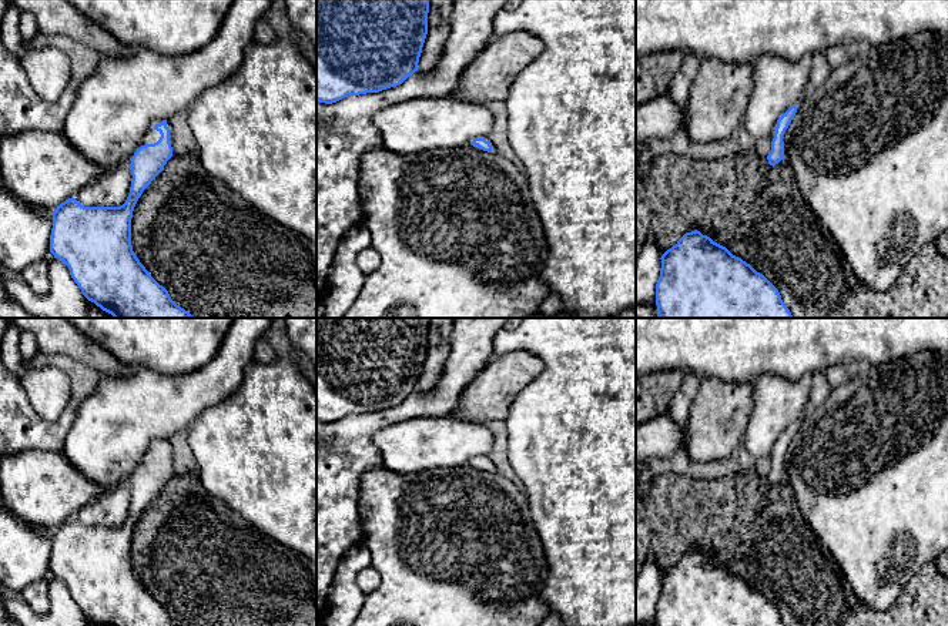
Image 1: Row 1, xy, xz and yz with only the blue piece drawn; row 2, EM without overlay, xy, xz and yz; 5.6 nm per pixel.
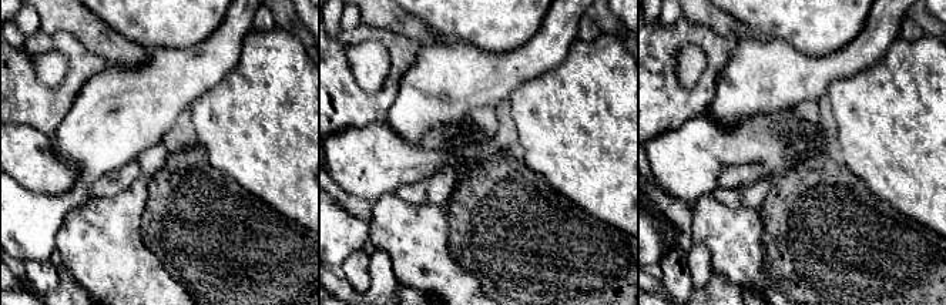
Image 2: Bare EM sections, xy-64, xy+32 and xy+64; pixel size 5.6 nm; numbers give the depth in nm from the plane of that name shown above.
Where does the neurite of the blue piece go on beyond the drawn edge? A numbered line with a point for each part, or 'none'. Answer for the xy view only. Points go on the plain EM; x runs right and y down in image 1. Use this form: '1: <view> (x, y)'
1: xy (153, 455)

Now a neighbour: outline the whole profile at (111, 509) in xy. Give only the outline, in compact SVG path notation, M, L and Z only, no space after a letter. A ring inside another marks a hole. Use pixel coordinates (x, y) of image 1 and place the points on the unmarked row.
M121 485L83 506L74 518L84 526L120 526L130 513L131 499L130 486Z

